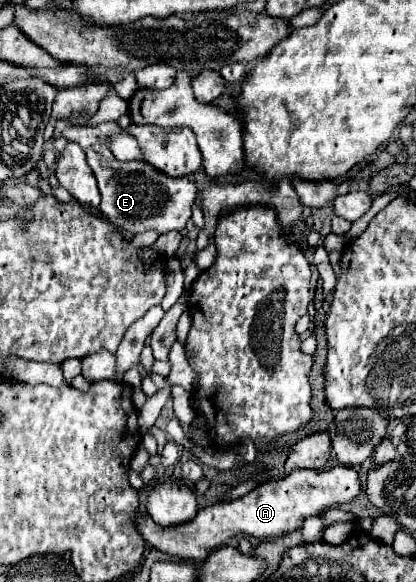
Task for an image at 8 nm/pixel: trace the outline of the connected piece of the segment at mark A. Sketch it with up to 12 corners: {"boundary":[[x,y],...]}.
{"boundary":[[351,467],[297,469],[241,499],[205,507],[187,525],[155,525],[145,543],[203,561],[231,535],[299,529],[361,493]]}

